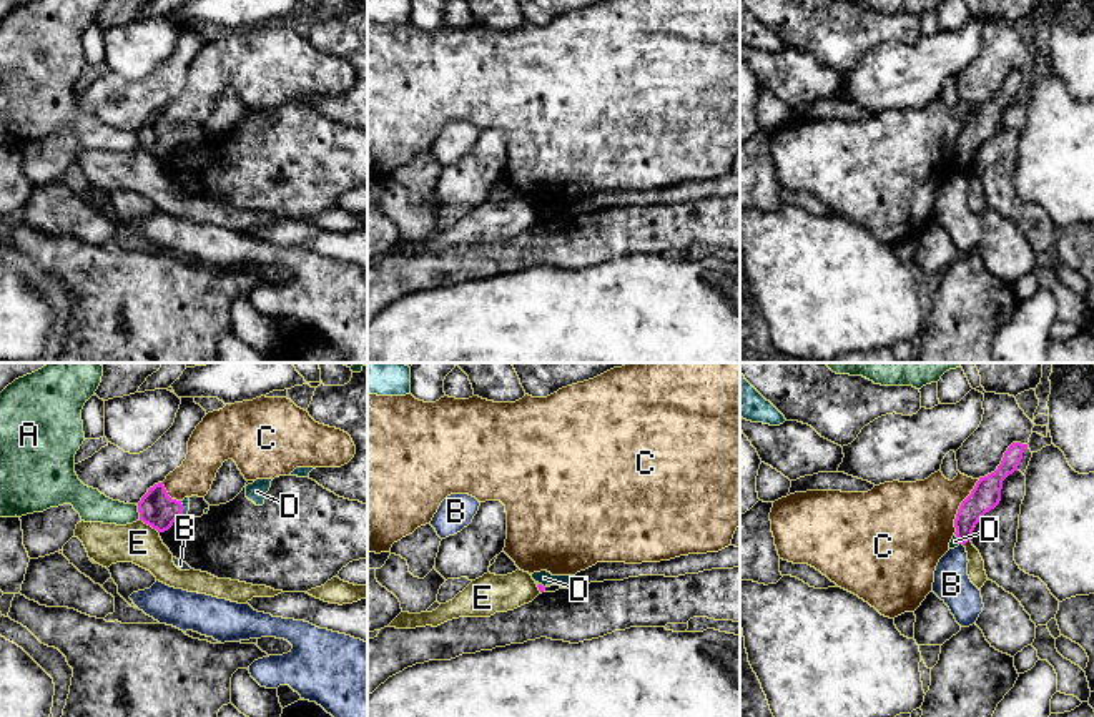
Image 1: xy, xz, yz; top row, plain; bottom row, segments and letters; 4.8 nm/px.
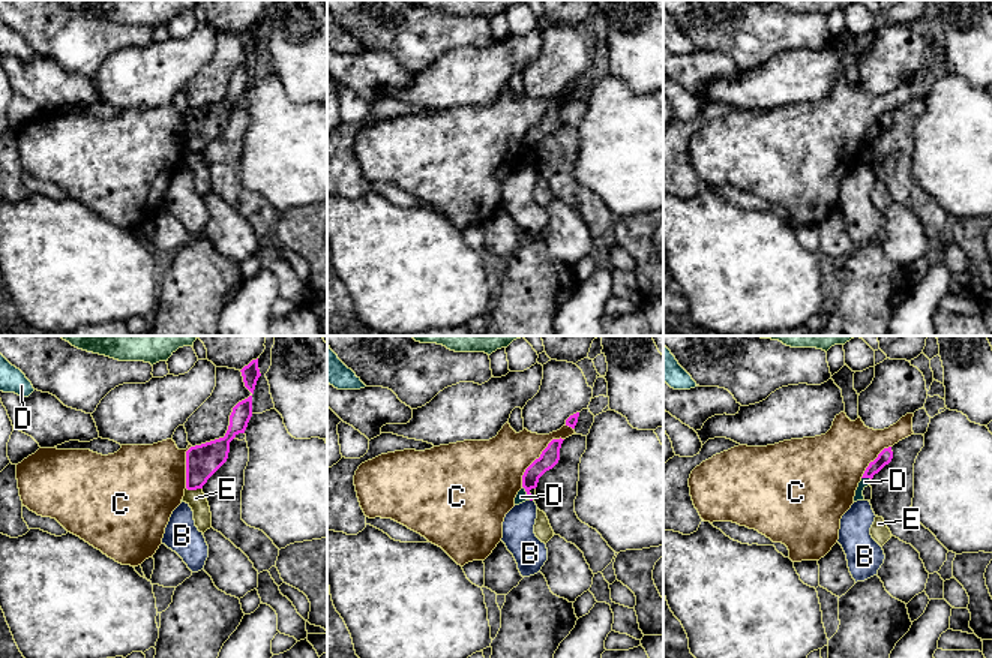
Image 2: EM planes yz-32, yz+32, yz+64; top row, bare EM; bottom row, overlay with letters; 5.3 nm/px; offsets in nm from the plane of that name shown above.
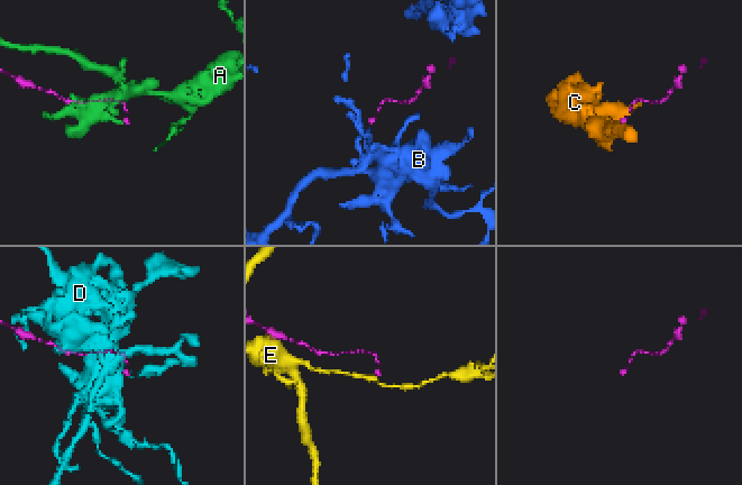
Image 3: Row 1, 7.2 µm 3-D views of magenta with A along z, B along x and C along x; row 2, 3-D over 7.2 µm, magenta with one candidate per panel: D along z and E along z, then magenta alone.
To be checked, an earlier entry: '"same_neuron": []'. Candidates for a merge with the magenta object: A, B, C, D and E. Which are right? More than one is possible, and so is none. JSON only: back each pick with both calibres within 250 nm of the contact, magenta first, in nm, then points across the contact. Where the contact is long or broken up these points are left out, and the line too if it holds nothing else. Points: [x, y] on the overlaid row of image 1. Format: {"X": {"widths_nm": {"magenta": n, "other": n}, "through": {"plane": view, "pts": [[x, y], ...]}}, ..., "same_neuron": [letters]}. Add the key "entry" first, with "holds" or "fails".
{"entry": "holds", "same_neuron": []}

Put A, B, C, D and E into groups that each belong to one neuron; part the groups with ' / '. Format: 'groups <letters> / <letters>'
groups A / B / C / D / E

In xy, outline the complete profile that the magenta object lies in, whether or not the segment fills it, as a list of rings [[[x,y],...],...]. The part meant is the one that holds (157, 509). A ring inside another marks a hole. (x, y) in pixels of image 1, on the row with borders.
[[[163,482],[155,484],[138,502],[140,521],[158,532],[168,531],[183,516],[181,501],[171,499]]]

